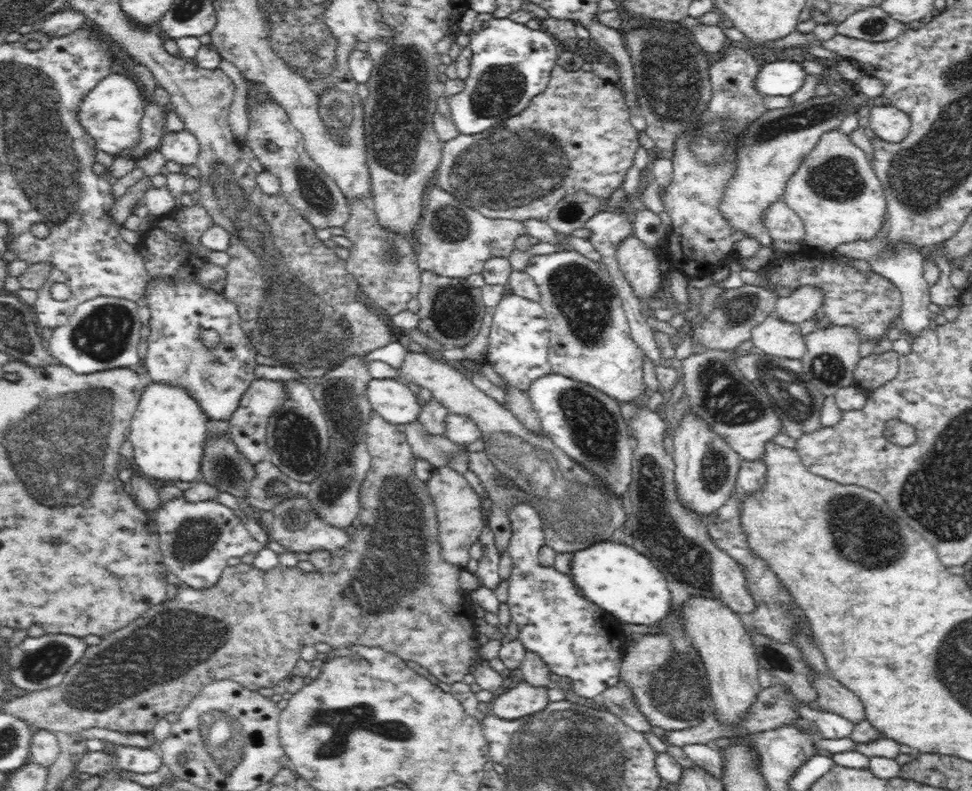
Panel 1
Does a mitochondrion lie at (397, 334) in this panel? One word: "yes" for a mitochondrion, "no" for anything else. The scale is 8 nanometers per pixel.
no

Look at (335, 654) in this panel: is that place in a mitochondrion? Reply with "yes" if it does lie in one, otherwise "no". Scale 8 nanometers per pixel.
no

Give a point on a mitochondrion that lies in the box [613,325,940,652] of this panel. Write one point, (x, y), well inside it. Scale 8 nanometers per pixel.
(863, 533)

